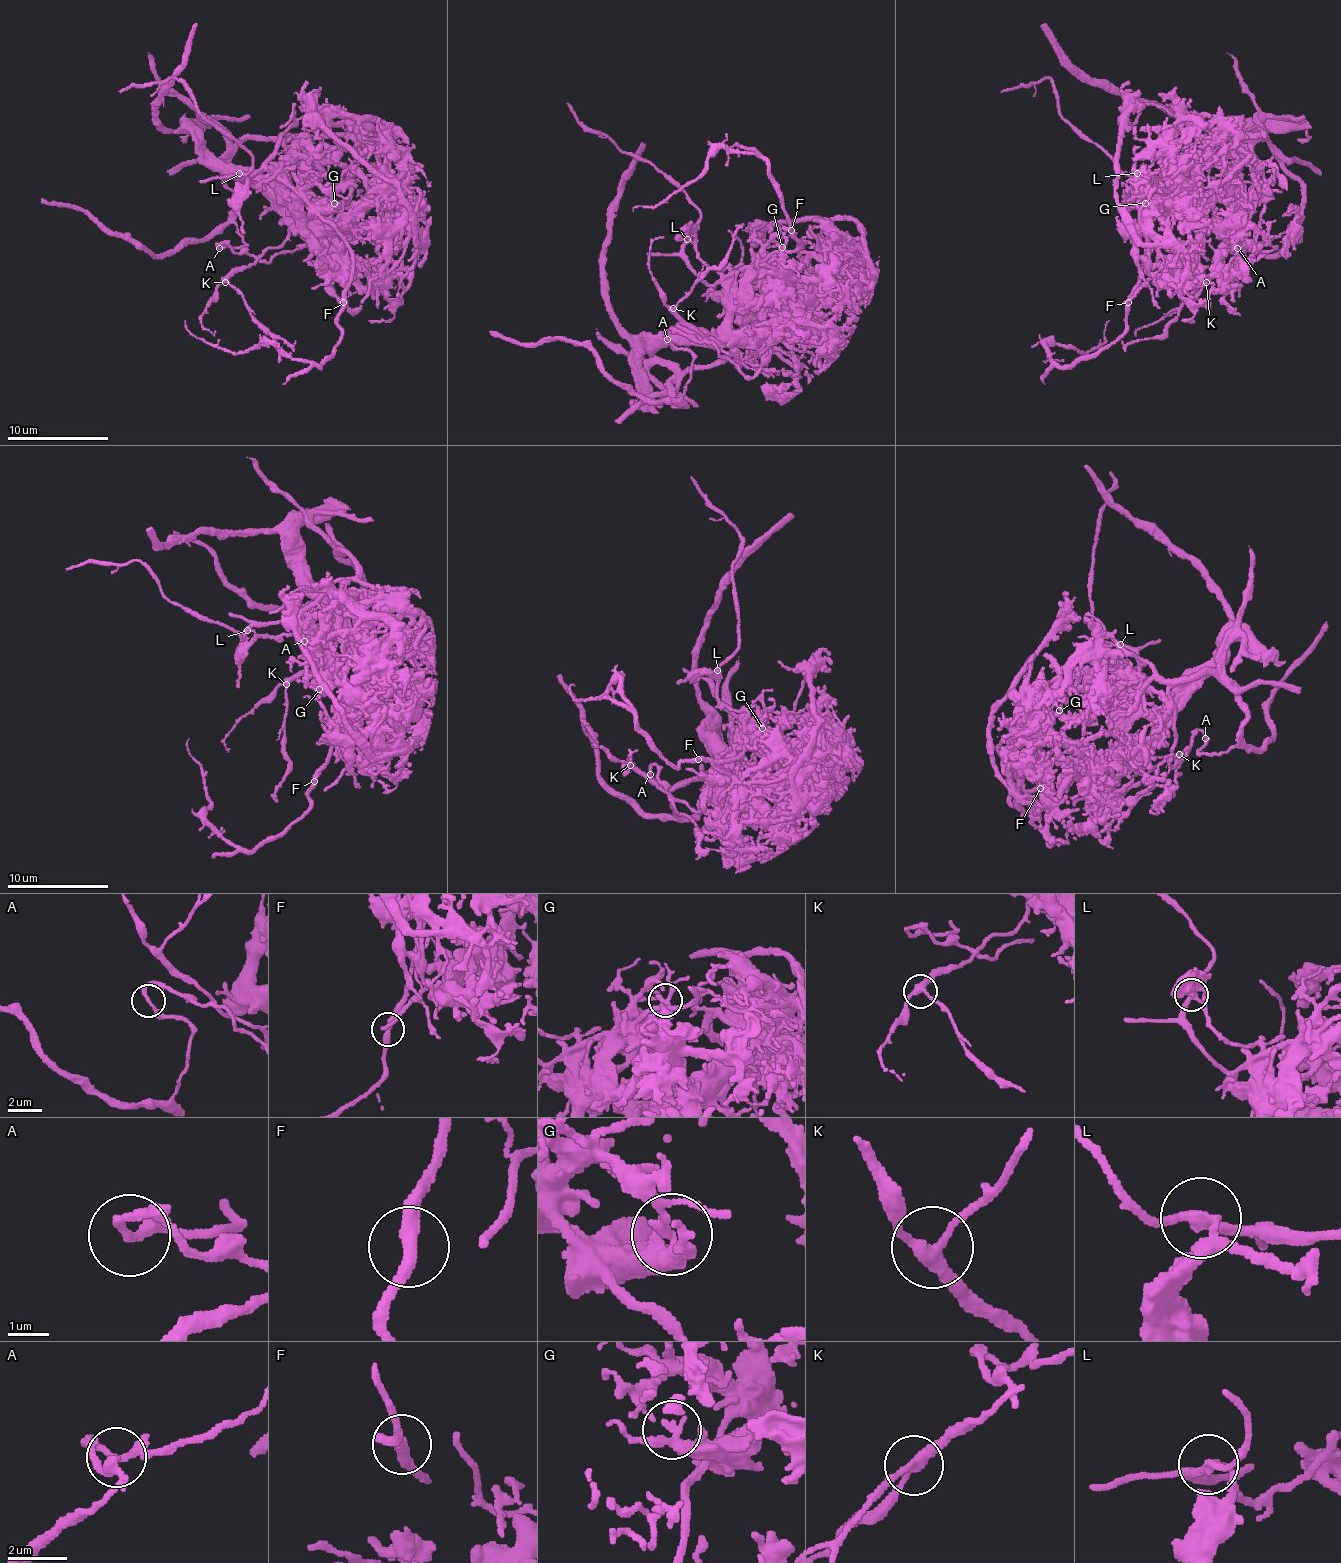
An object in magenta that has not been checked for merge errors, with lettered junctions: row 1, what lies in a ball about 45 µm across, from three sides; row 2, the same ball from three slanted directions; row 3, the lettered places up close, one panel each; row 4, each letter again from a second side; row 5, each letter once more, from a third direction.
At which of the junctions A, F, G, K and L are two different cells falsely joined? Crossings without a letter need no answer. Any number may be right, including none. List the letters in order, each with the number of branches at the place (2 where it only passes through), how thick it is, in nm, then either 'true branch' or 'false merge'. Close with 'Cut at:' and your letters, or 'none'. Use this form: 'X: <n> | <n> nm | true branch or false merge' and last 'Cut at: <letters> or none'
A: 2 | 200 nm | false merge
F: 2 | 320 nm | true branch
G: 3 | 300 nm | true branch
K: 3 | 280 nm | true branch
L: 3 | 240 nm | false merge
Cut at: A, L

